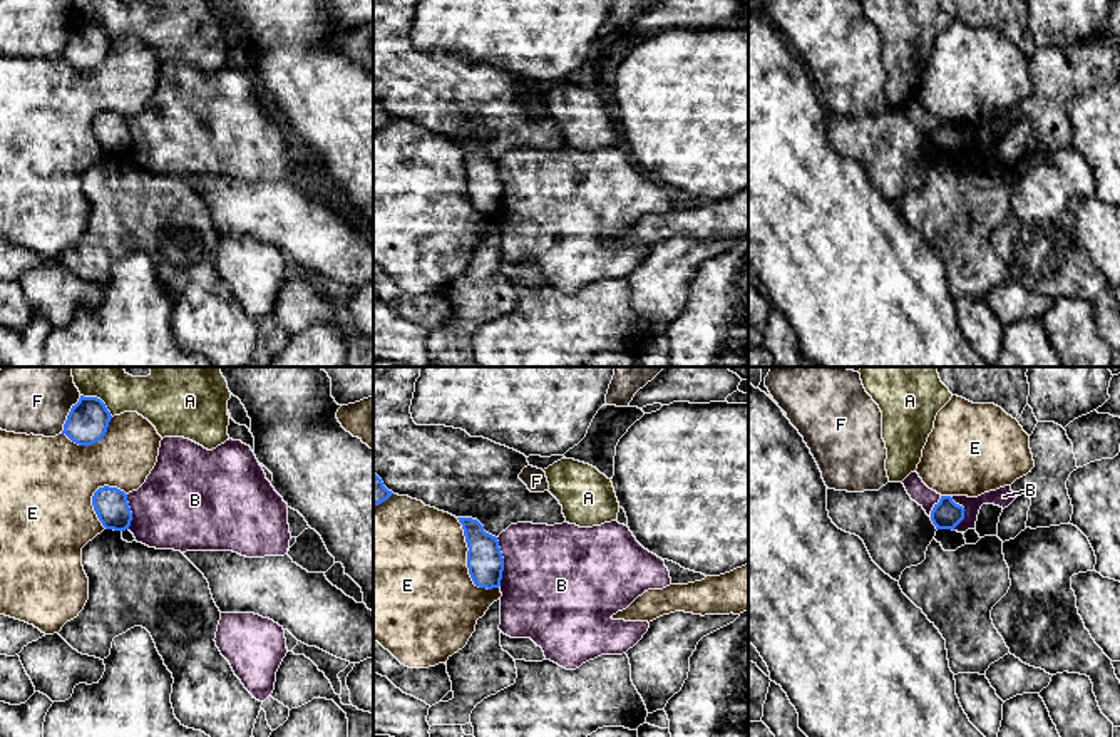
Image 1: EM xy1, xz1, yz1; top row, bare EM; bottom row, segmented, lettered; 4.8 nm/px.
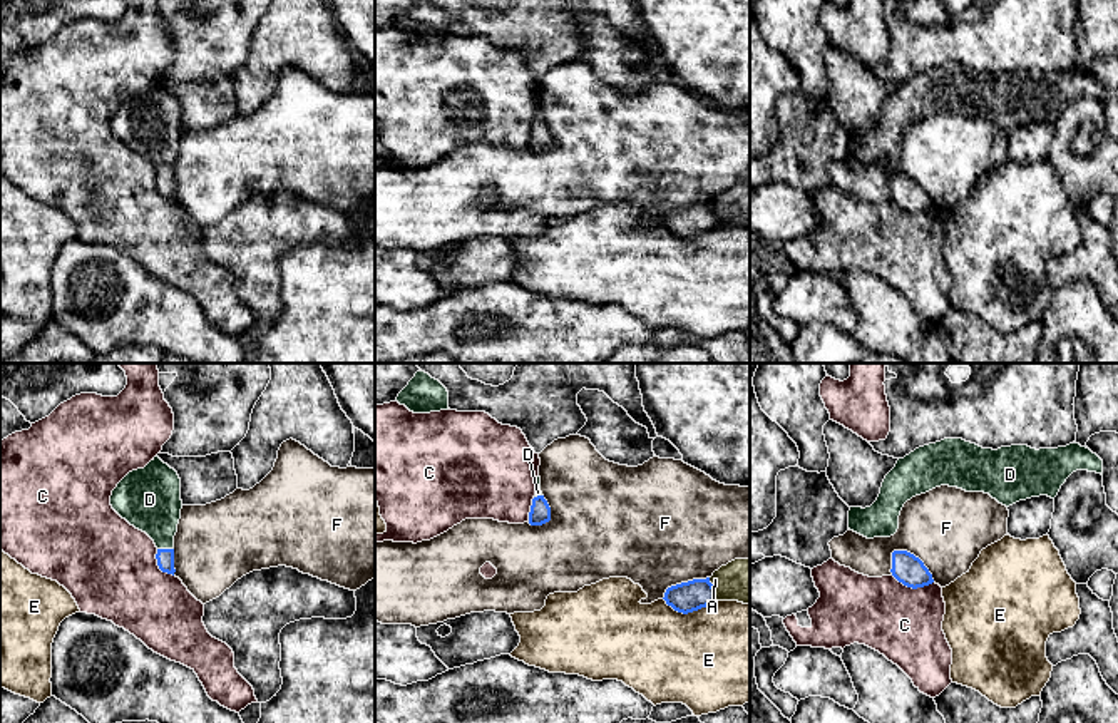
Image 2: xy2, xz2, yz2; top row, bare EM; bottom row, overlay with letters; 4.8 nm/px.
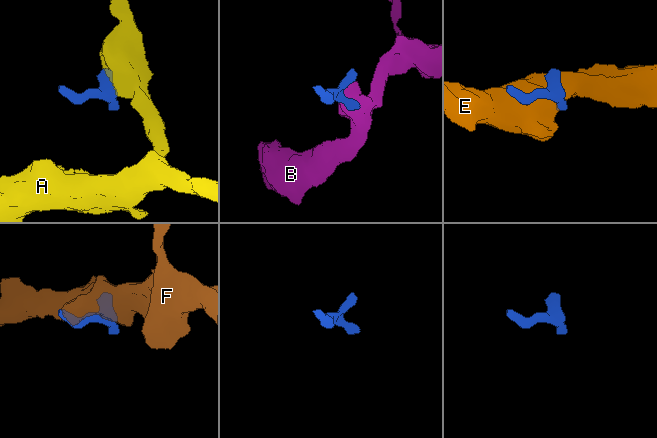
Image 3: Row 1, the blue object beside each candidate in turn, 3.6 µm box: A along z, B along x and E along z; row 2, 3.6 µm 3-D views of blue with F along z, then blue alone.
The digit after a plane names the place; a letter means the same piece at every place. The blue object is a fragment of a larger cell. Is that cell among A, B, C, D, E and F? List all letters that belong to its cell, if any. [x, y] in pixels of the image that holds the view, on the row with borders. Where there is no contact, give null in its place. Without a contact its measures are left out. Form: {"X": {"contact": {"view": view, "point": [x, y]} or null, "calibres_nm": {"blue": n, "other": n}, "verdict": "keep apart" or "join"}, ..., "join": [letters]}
{"A": {"contact": {"view": "xy1", "point": [99, 399]}, "calibres_nm": {"blue": 200, "other": 260}, "verdict": "keep apart"}, "B": {"contact": {"view": "xz1", "point": [503, 561]}, "calibres_nm": {"blue": 180, "other": 480}, "verdict": "keep apart"}, "C": {"contact": {"view": "yz2", "point": [912, 588]}, "calibres_nm": {"blue": 140, "other": 360}, "verdict": "keep apart"}, "D": {"contact": {"view": "xy2", "point": [166, 549]}, "calibres_nm": {"blue": 80, "other": 280}, "verdict": "join"}, "E": {"contact": {"view": "xz1", "point": [467, 563]}, "calibres_nm": {"blue": 180, "other": 500}, "verdict": "keep apart"}, "F": {"contact": {"view": "yz2", "point": [914, 556]}, "calibres_nm": {"blue": 140, "other": 400}, "verdict": "keep apart"}, "join": ["D"]}

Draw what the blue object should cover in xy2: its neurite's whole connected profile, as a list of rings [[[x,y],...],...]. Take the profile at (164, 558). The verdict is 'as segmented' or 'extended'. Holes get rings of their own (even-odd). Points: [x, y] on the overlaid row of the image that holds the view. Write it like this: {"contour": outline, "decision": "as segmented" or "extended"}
{"contour": [[[156,455],[144,469],[129,472],[117,484],[110,505],[154,541],[159,569],[174,576],[174,536],[182,509],[177,472]]], "decision": "extended"}

